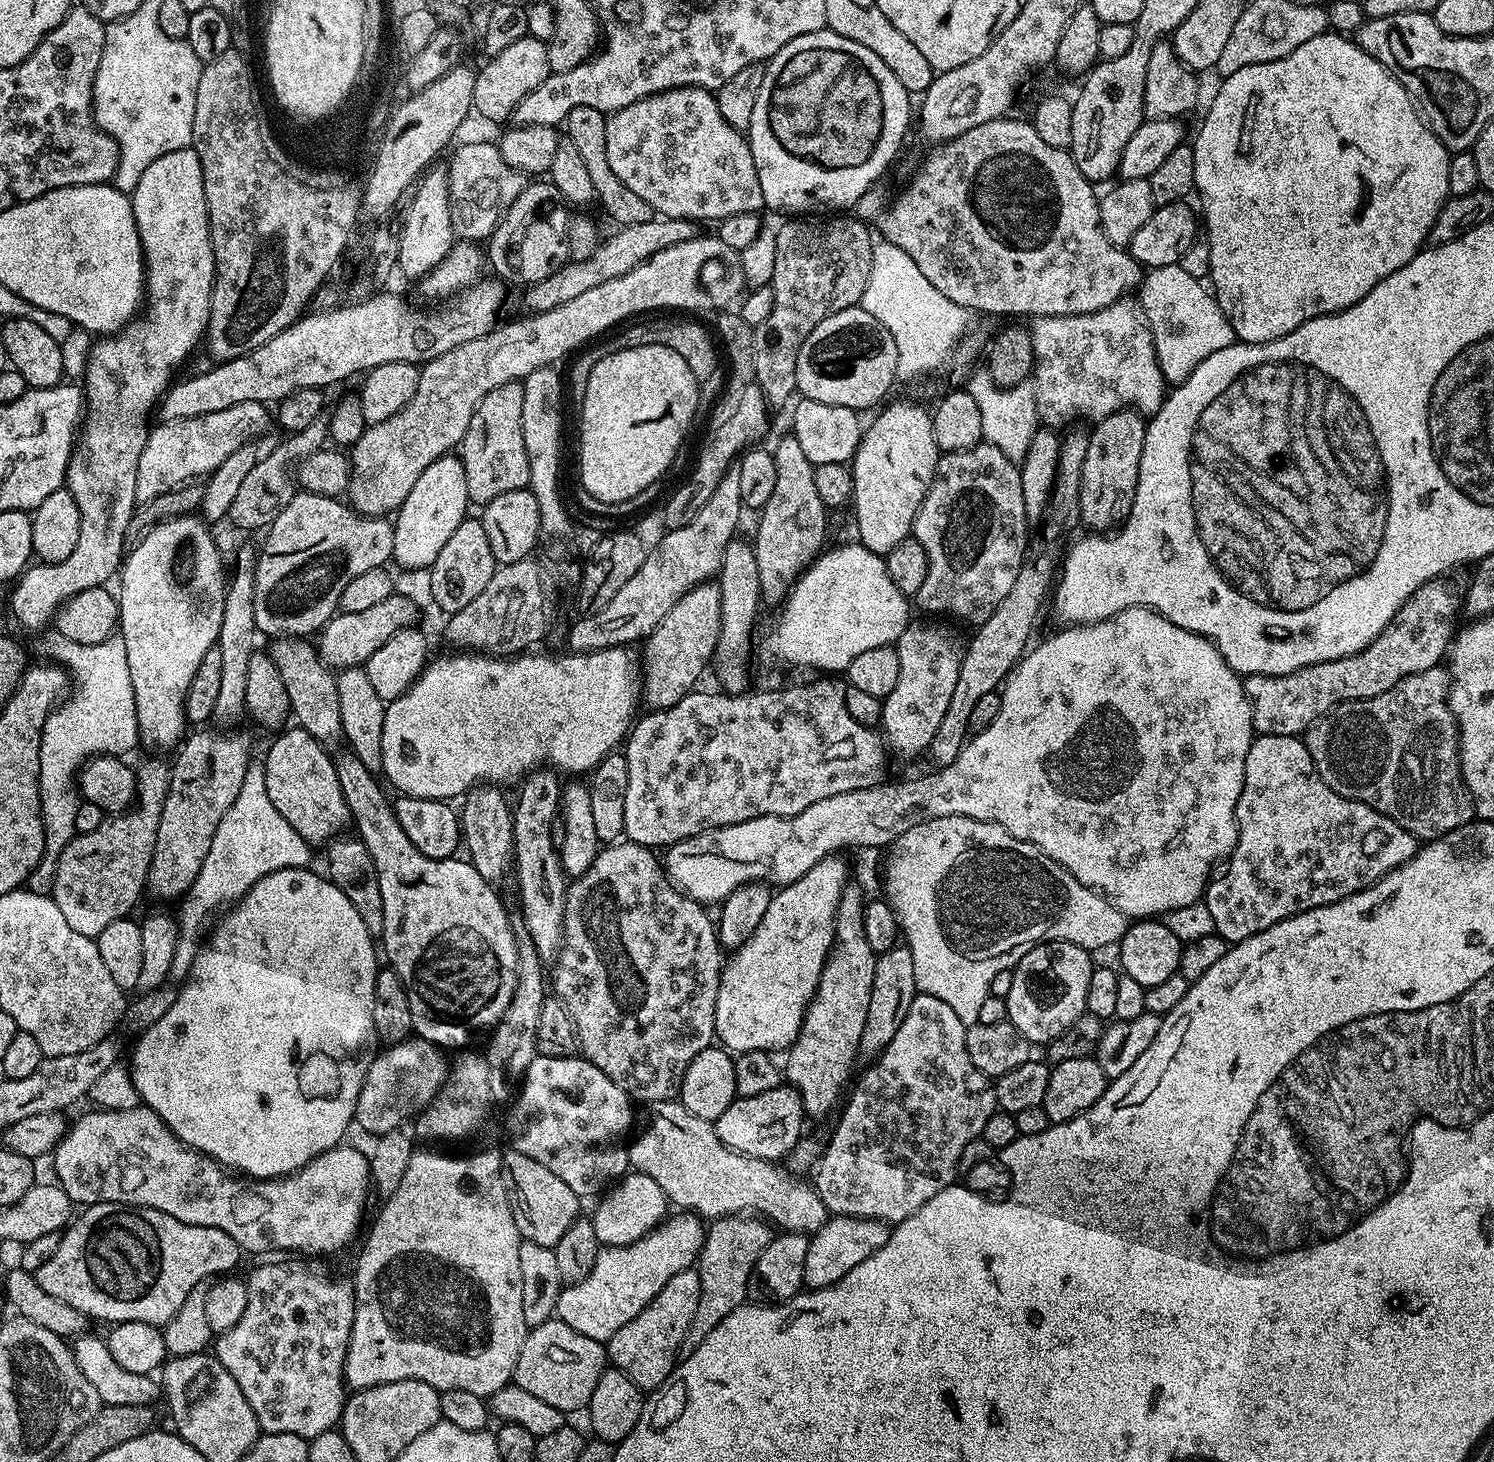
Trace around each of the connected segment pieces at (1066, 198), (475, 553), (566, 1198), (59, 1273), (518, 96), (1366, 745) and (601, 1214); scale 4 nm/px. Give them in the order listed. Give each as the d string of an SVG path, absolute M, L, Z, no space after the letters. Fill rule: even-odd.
M1001 118L999 120L991 120L990 122L982 122L982 126L974 126L974 130L966 130L966 134L962 134L953 140L946 140L943 144L933 147L932 153L924 160L924 165L917 170L912 176L912 181L901 190L896 196L896 201L888 208L888 213L880 220L880 232L887 243L898 246L898 250L906 250L906 254L910 254L910 258L914 258L914 266L918 266L918 270L922 270L922 275L928 279L930 286L934 286L934 290L939 290L941 294L946 294L946 298L950 298L950 302L954 302L958 306L967 308L969 313L985 312L988 316L1012 316L1008 318L1020 318L1016 316L1028 316L1027 318L1035 318L1038 316L1077 316L1078 314L1090 314L1097 312L1103 308L1109 308L1114 302L1125 299L1129 294L1135 293L1139 289L1145 275L1145 269L1130 255L1121 245L1112 244L1110 238L1106 238L1106 234L1100 225L1100 201L1098 192L1095 192L1093 181L1084 177L1082 170L1078 170L1078 166L1074 162L1071 151L1067 148L1055 148L1049 146L1046 142L1042 142L1042 138L1038 138L1038 130L1034 130L1034 126L1027 119L1012 120L1013 118Z
M466 518L450 534L446 546L438 553L438 558L427 573L428 584L432 587L432 600L444 611L444 614L451 614L462 610L469 602L474 602L482 590L486 590L486 582L497 570L494 553L490 550L490 542L486 542L486 530L482 530L479 519Z
M515 1150L505 1151L501 1155L500 1173L508 1191L510 1210L514 1214L514 1226L518 1226L521 1241L529 1240L530 1242L538 1242L538 1246L555 1248L562 1238L562 1234L566 1234L566 1230L581 1215L581 1197L576 1196L574 1190L570 1190L570 1186L566 1186L566 1182L562 1182L562 1178L558 1178L558 1174L546 1170L546 1166L542 1166L542 1162L534 1162L534 1158Z
M89 1204L81 1212L84 1213L80 1217L77 1215L63 1229L61 1244L55 1251L54 1256L34 1275L37 1282L42 1286L42 1290L46 1290L46 1294L54 1294L54 1298L62 1298L62 1302L70 1302L70 1306L74 1306L74 1310L78 1310L82 1315L91 1318L93 1321L109 1320L109 1325L112 1326L125 1324L126 1322L146 1322L147 1324L165 1326L182 1308L186 1296L190 1293L190 1290L194 1289L194 1286L207 1281L209 1278L220 1278L231 1273L228 1271L239 1262L240 1256L242 1257L242 1250L238 1246L238 1242L234 1242L234 1238L230 1238L230 1234L210 1226L183 1224L178 1222L178 1218L170 1218L170 1214L159 1212L153 1208L136 1208L132 1204Z
M525 35L520 40L502 50L497 56L485 59L484 65L479 65L474 86L472 107L481 112L488 120L505 120L511 117L512 109L522 102L522 98L530 90L538 90L538 86L550 75L547 62L547 43Z
M1437 666L1430 670L1422 670L1422 674L1402 678L1402 682L1398 682L1398 686L1390 686L1390 690L1386 690L1386 694L1378 694L1374 698L1366 698L1365 700L1348 700L1345 704L1337 704L1332 711L1325 712L1323 716L1319 716L1308 727L1307 732L1303 733L1302 739L1306 750L1310 750L1310 758L1314 758L1314 766L1318 770L1318 774L1322 774L1322 782L1326 782L1326 786L1330 786L1330 790L1334 790L1334 794L1342 794L1342 798L1362 802L1366 806L1378 810L1378 814L1386 814L1386 818L1398 822L1398 826L1402 826L1402 830L1410 830L1410 834L1414 834L1417 841L1420 842L1436 840L1439 836L1445 836L1462 826L1473 823L1476 816L1476 804L1472 800L1470 790L1462 778L1462 770L1460 769L1460 731L1456 725L1454 714L1448 705L1449 687L1450 677L1447 667Z
M633 1171L622 1176L600 1199L592 1221L601 1245L630 1245L663 1223L668 1212L664 1191L654 1178Z

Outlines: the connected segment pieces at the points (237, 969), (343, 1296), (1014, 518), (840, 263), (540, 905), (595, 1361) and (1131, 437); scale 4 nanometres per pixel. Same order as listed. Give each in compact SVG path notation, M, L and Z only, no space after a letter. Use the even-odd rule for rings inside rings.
M311 867L283 868L274 874L266 874L241 900L236 901L231 908L227 909L227 911L219 917L218 923L211 929L206 943L194 958L192 969L188 971L188 979L179 985L174 1006L170 1006L170 1010L166 1010L166 1014L162 1014L162 1018L158 1018L158 1022L154 1022L154 1026L147 1028L141 1036L135 1037L133 1044L136 1045L134 1045L133 1048L131 1045L130 1048L130 1056L132 1052L132 1064L130 1063L132 1081L138 1090L143 1107L154 1110L154 1114L158 1114L158 1118L162 1118L162 1122L166 1122L168 1129L170 1129L182 1143L187 1144L188 1147L194 1148L198 1152L203 1152L205 1156L212 1157L217 1164L223 1166L225 1169L231 1170L241 1177L251 1178L253 1180L274 1180L290 1176L302 1166L309 1164L318 1154L337 1147L337 1145L343 1141L340 1139L347 1134L348 1127L353 1127L354 1124L356 1103L358 1102L358 1094L362 1090L362 1082L366 1078L366 1070L370 1070L370 1062L378 1051L378 1041L376 1031L374 1030L374 1014L372 1013L374 1010L374 982L376 981L376 973L378 971L378 963L376 964L376 952L378 956L378 948L377 945L376 948L372 945L372 940L374 940L373 933L366 930L366 926L362 922L358 910L354 910L354 906L350 906L350 898L346 898L346 894L342 894L342 890L338 890L338 886L334 886L327 875L320 873L319 876L318 873L312 871L313 869Z
M276 1258L273 1264L260 1264L249 1276L246 1276L248 1289L246 1290L246 1311L242 1318L238 1318L238 1326L219 1333L214 1340L214 1355L230 1375L242 1394L246 1394L246 1402L250 1402L250 1410L254 1410L254 1418L258 1418L261 1433L294 1434L302 1439L312 1441L315 1436L323 1432L331 1432L339 1425L340 1416L344 1412L346 1399L346 1385L344 1382L344 1359L346 1350L350 1346L350 1330L354 1324L354 1310L356 1309L356 1290L351 1279L335 1280L316 1258Z
M987 442L975 444L975 446L966 450L943 453L938 466L934 470L930 490L926 490L926 498L912 523L912 536L920 543L922 550L926 550L926 558L928 559L926 582L922 582L922 590L916 592L915 603L920 603L920 608L924 612L945 612L946 615L953 616L956 620L965 620L966 623L972 624L971 626L984 624L986 618L990 618L990 614L994 614L998 602L1002 602L1002 598L1006 598L1010 586L1014 586L1014 582L1018 578L1018 570L1024 565L1024 561L1029 555L1030 537L1028 538L1028 527L1030 527L1030 521L1026 514L1026 501L1022 499L1022 478L1017 461L1006 458L1006 454L1002 454L1002 450L998 450L998 446Z
M828 214L825 215L828 216L825 220L788 218L784 225L776 228L778 255L774 257L771 282L774 310L770 310L770 318L766 318L766 322L755 325L754 332L756 384L773 409L782 407L788 399L791 401L797 395L798 354L802 342L810 338L810 330L814 330L814 326L818 326L818 322L822 322L830 314L838 314L838 310L857 307L866 290L866 282L870 278L874 237L868 233L869 225L863 219L848 215L852 214Z
M545 766L523 777L519 785L520 793L514 796L512 810L512 851L514 853L514 876L516 872L516 884L520 887L520 912L524 915L524 928L528 931L527 939L538 950L541 961L555 961L564 941L564 894L566 891L566 873L560 865L560 854L554 846L554 838L550 838L550 825L554 818L561 815L562 803L560 804L560 780L553 769Z
M558 1319L542 1322L531 1329L528 1337L522 1342L522 1350L518 1354L518 1362L514 1373L514 1382L529 1394L542 1398L546 1406L554 1406L565 1414L572 1414L587 1409L590 1398L594 1394L594 1386L598 1386L598 1378L606 1371L606 1348L601 1341L586 1338L586 1334L578 1334L578 1330L570 1330L566 1322Z
M1123 408L1102 418L1093 428L1096 429L1091 429L1086 446L1086 458L1082 462L1080 518L1085 529L1096 534L1104 534L1123 524L1130 514L1130 506L1134 502L1134 494L1138 486L1138 470L1142 462L1142 446L1146 438L1146 420L1135 408Z

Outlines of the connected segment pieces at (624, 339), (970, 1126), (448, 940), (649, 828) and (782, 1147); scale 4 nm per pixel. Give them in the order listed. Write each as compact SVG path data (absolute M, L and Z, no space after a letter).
M656 318L645 319L648 320L645 324L636 324L640 322L629 323L627 326L621 327L615 334L612 334L617 334L617 336L609 335L607 338L601 339L599 343L592 346L597 346L597 348L589 347L587 351L583 353L585 356L580 360L581 369L587 370L593 368L602 358L606 358L618 350L634 350L634 346L654 346L657 344L658 346L670 346L670 350L674 350L674 354L682 354L682 359L686 361L686 366L690 366L690 371L693 372L694 378L701 382L707 382L716 372L716 346L718 350L718 344L714 339L713 333L711 331L708 333L707 330L696 321L699 320L696 318L684 318L688 320L652 319Z
M918 994L914 998L914 1002L910 1002L910 1010L906 1013L906 1022L902 1022L898 1034L894 1034L894 1038L890 1038L890 1046L886 1046L886 1050L882 1050L882 1054L875 1062L867 1065L868 1069L861 1074L860 1081L858 1081L858 1076L855 1081L856 1089L854 1089L854 1084L851 1089L852 1097L850 1097L850 1092L847 1097L848 1105L846 1105L846 1100L843 1105L844 1113L841 1114L840 1121L837 1122L836 1129L832 1132L832 1137L829 1138L828 1144L826 1140L823 1145L820 1163L814 1172L816 1175L814 1187L832 1216L870 1218L871 1220L881 1220L883 1224L889 1226L895 1226L906 1218L910 1218L910 1214L914 1214L914 1210L918 1210L918 1206L930 1202L930 1198L934 1198L934 1194L938 1194L938 1190L946 1190L951 1184L957 1183L959 1158L962 1150L971 1141L980 1138L982 1126L986 1126L986 1118L990 1118L990 1114L997 1111L996 1090L993 1081L982 1075L978 1066L974 1066L974 1062L970 1062L970 1054L966 1054L965 1027L958 1018L958 1014L954 1014L954 1010L950 1010L948 1001L942 998L934 998L931 994Z
M344 750L340 757L337 755L334 763L338 774L338 786L342 786L342 798L346 798L348 814L354 828L356 824L355 835L366 846L366 850L374 862L374 870L378 870L378 887L382 889L382 914L384 915L384 931L382 933L384 948L382 944L382 952L383 955L384 952L388 955L389 961L387 960L387 963L392 971L398 974L398 978L408 991L413 1033L419 1039L429 1040L432 1044L444 1050L449 1050L448 1048L467 1049L471 1045L468 1043L479 1032L485 1031L484 1033L487 1033L496 1027L497 1022L502 1018L502 1014L506 1014L506 1010L510 1006L510 998L514 998L516 975L518 974L518 950L516 949L518 937L512 933L512 924L508 921L508 912L504 909L499 894L492 889L495 887L489 880L482 878L482 874L478 874L478 870L474 870L474 866L468 863L467 859L439 860L438 858L426 858L426 854L422 854L416 849L414 842L410 842L410 838L406 838L406 830L402 830L402 826L398 822L393 801L391 799L388 801L387 794L380 789L380 784L376 781L379 779L372 772L366 770L366 766L362 766L360 759L351 750Z
M723 690L700 691L687 692L672 708L649 711L649 716L641 715L626 737L623 753L630 766L630 778L626 782L623 835L631 843L660 850L677 844L679 840L709 832L711 828L744 822L744 816L750 814L740 788L742 778L736 778L734 774L742 772L746 776L752 776L754 782L762 782L760 778L756 778L756 772L762 772L762 762L758 758L760 752L756 752L756 732L748 732L748 728L742 730L742 708L740 699L735 694Z
M781 1086L754 1094L754 1098L741 1096L714 1122L718 1138L730 1150L746 1154L750 1158L762 1158L780 1162L791 1153L794 1145L802 1138L800 1132L806 1123L802 1098L791 1086Z

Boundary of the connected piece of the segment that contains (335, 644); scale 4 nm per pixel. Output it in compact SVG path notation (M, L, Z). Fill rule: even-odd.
M394 594L358 614L337 611L336 615L318 633L318 653L320 661L333 670L359 668L367 665L370 654L383 646L389 638L394 638L398 630L413 627L416 621L416 604L400 594Z

